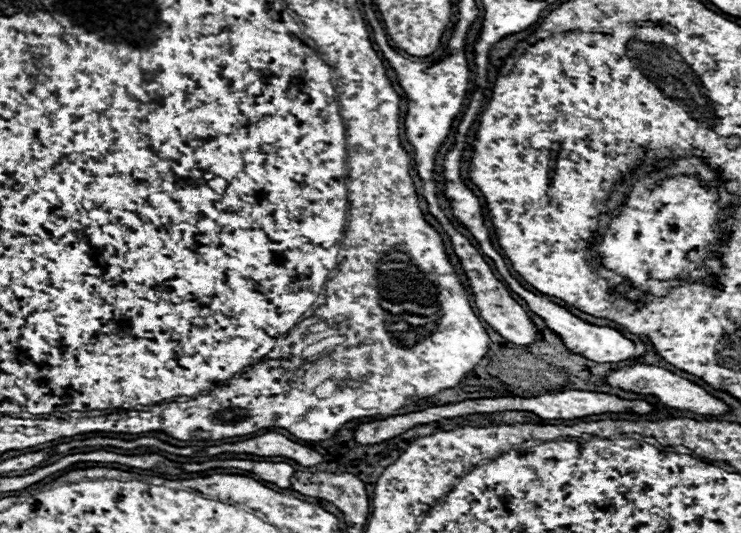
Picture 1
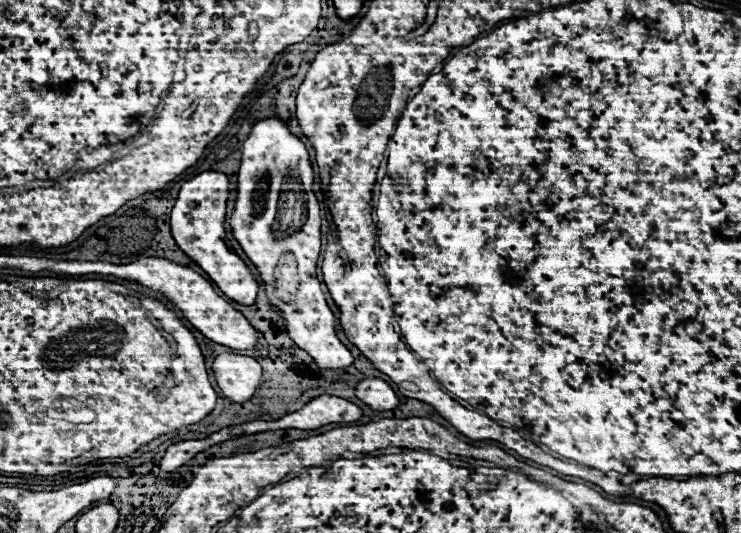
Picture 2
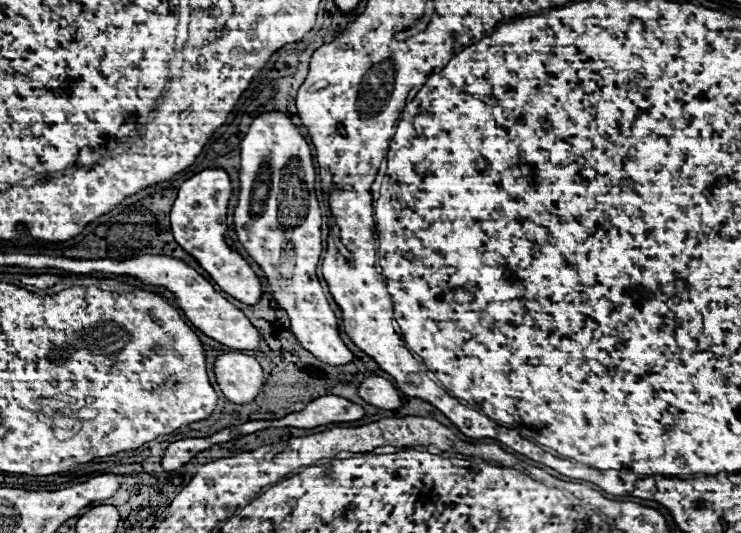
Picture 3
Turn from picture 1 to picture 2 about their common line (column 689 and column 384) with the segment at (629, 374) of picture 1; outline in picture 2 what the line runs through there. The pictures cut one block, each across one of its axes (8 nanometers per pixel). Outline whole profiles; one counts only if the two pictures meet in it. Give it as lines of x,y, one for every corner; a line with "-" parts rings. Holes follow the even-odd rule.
366,378
358,384
356,396
374,410
394,410
400,400
392,386
382,378

